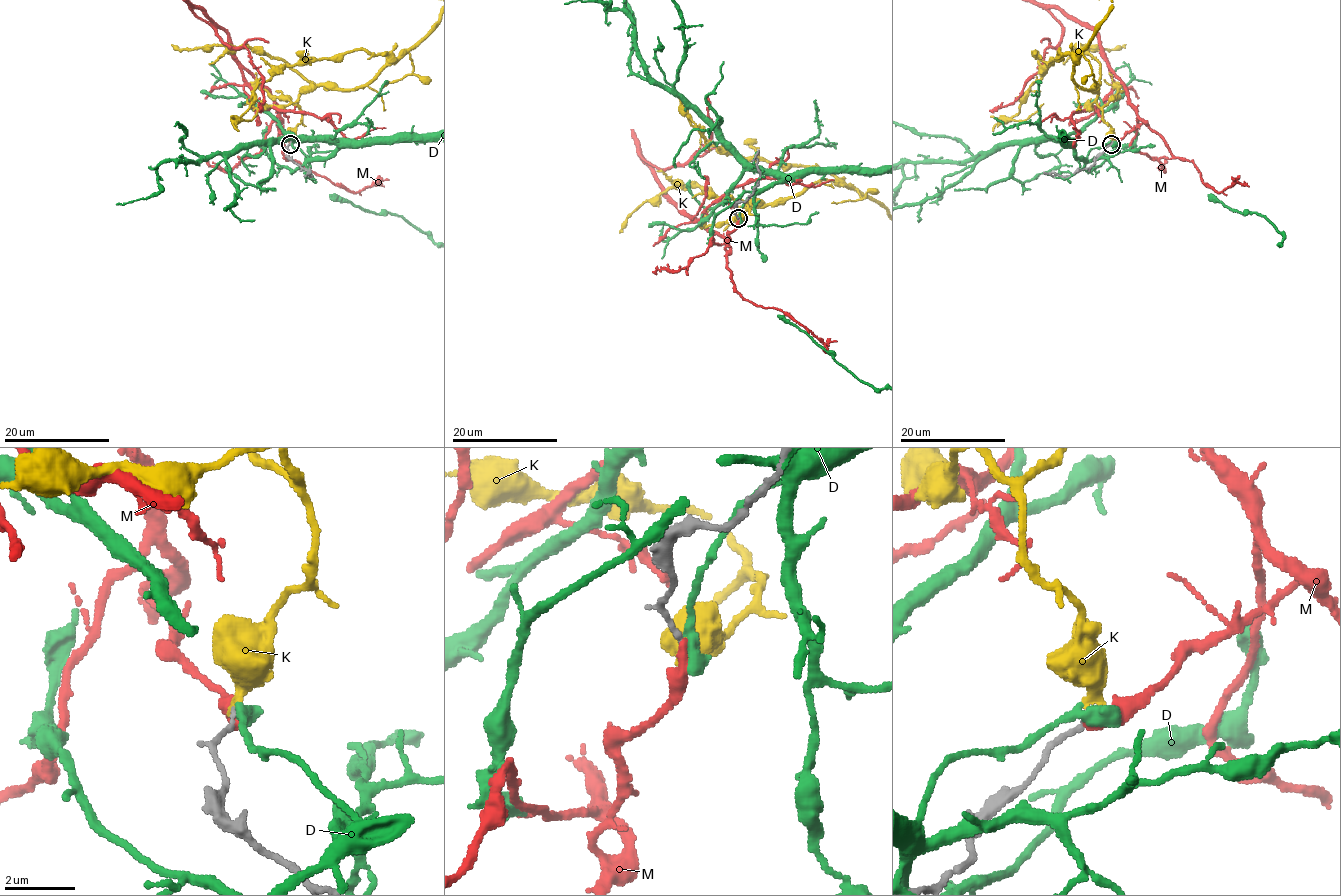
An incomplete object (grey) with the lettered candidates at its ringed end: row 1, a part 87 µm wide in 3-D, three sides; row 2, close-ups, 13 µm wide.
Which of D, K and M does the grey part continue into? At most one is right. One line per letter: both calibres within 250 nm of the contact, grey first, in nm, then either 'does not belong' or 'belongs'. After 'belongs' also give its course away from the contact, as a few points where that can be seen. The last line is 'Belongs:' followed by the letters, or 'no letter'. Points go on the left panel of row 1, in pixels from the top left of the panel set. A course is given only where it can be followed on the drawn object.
D: calibres 140 and 500 nm; does not belong
K: calibres 130 and 440 nm; does not belong
M: calibres 160 and 280 nm; belongs
Belongs: M

